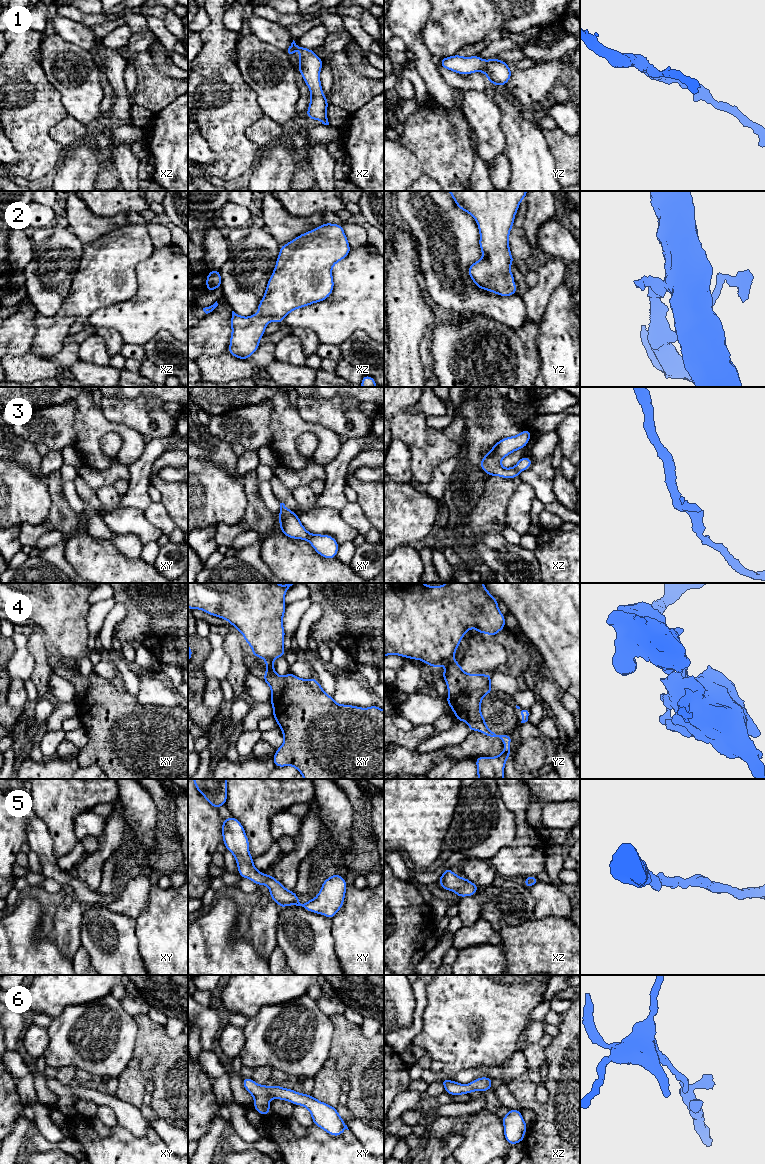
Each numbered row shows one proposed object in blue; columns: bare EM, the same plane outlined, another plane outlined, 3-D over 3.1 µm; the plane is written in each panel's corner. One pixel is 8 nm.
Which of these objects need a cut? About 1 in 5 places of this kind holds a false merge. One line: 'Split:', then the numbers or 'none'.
Split: 4

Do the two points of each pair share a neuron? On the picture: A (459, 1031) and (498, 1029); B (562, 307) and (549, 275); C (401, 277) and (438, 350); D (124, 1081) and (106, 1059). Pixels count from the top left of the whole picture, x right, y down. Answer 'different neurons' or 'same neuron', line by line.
A: same neuron
B: different neurons
C: different neurons
D: different neurons

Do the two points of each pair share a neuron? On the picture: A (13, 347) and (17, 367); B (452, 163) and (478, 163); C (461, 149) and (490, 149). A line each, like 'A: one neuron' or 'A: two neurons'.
A: two neurons
B: two neurons
C: two neurons

